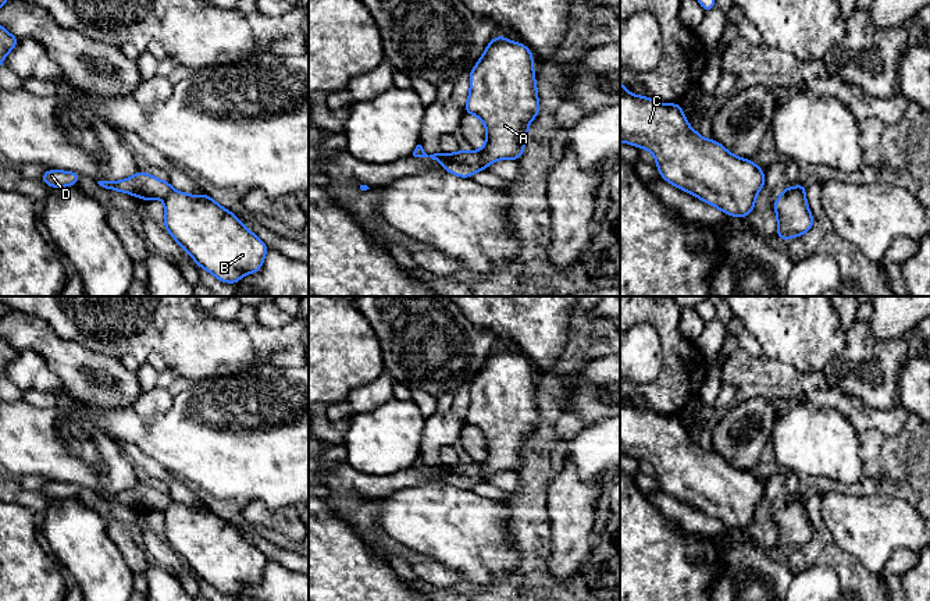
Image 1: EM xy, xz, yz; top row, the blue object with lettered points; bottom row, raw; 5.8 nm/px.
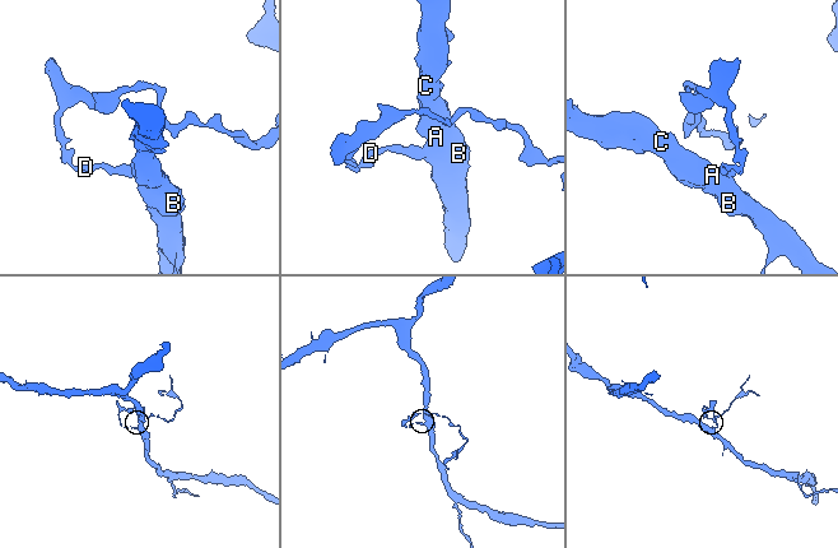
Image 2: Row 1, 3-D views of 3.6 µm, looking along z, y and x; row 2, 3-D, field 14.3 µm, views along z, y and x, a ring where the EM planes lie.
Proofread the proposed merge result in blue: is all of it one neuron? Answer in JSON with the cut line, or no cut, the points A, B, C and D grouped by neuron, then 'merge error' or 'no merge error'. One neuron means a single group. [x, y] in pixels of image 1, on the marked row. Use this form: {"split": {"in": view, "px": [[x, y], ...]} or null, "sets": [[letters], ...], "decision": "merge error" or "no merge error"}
{"split": {"in": "xz", "px": [[480, 150], [484, 167]]}, "sets": [["A", "B", "C"], ["D"]], "decision": "merge error"}

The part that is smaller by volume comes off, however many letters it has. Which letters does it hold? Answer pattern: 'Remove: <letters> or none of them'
Remove: D

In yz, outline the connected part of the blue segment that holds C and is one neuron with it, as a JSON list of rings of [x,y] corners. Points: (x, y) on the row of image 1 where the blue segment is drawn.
[[[620,82],[620,142],[648,149],[656,160],[660,177],[671,185],[696,196],[734,217],[752,213],[756,195],[765,188],[765,171],[752,160],[734,156],[715,139],[703,139],[692,129],[680,103],[662,104],[635,96]]]

